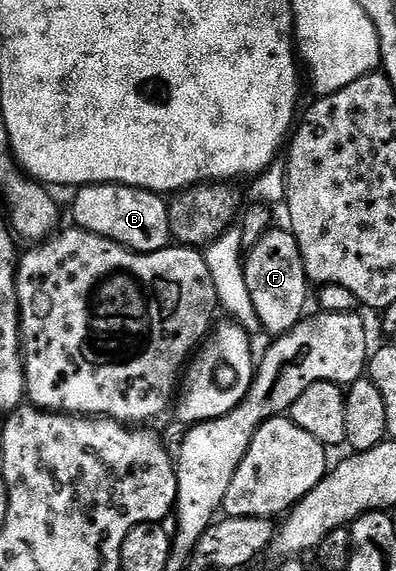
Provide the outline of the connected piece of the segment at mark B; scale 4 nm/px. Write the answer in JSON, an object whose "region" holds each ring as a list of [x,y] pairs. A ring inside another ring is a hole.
{"region":[[[93,183],[85,185],[75,192],[76,200],[72,203],[71,222],[95,235],[106,237],[115,243],[129,247],[131,251],[150,253],[169,246],[172,230],[168,221],[168,203],[163,194],[143,191],[141,187],[128,187],[125,183]]]}

